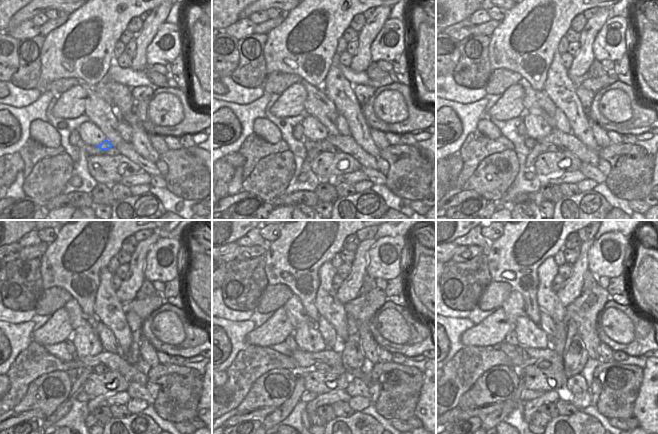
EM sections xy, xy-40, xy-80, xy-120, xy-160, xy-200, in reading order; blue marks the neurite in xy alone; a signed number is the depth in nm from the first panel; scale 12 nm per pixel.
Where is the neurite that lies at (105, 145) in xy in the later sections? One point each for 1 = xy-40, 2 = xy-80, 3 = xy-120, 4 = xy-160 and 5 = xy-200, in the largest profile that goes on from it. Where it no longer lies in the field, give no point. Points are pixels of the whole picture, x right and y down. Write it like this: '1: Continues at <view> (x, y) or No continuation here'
1: Continues at xy-40 (322, 145)
2: Continues at xy-80 (539, 148)
3: Continues at xy-120 (77, 386)
4: Continues at xy-160 (275, 418)
5: Continues at xy-200 (490, 421).

